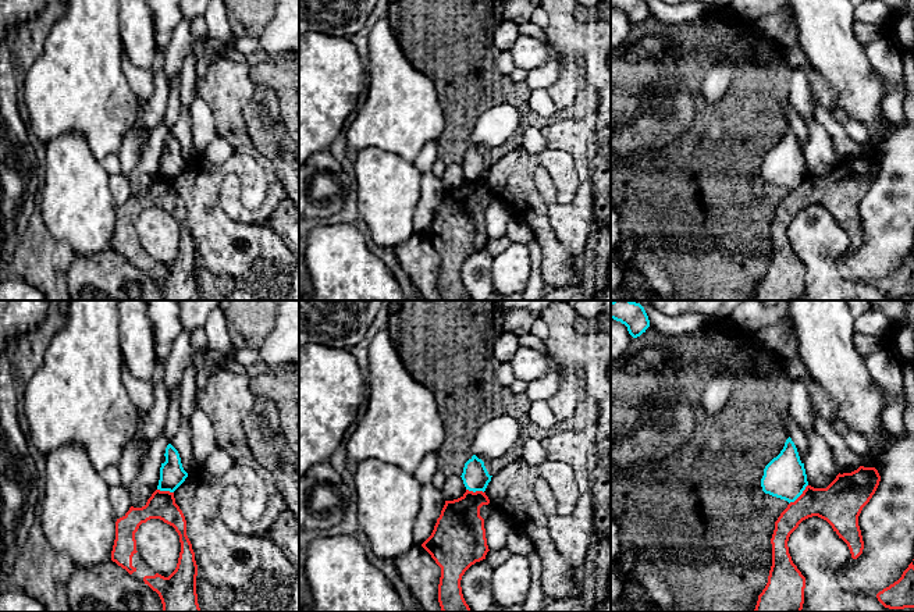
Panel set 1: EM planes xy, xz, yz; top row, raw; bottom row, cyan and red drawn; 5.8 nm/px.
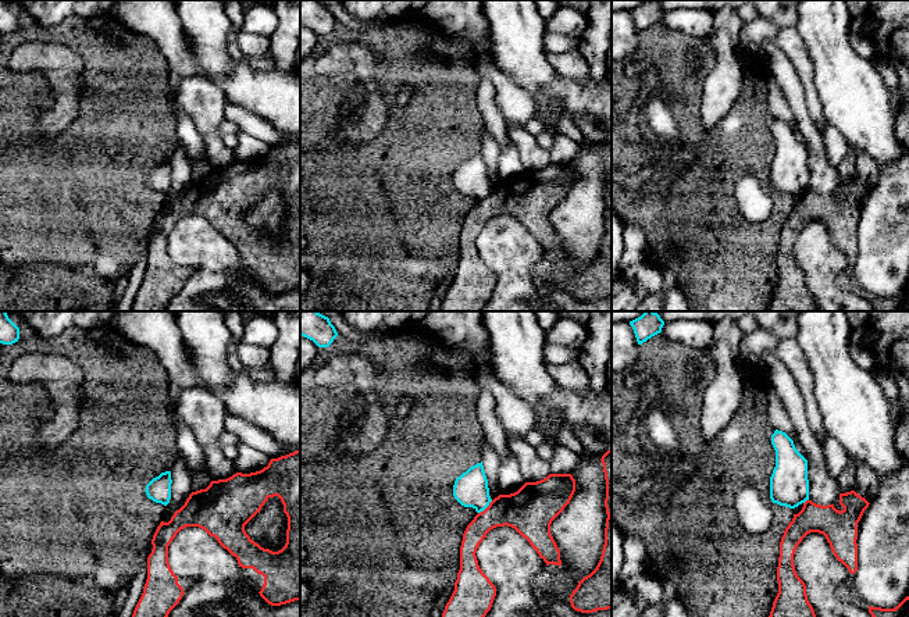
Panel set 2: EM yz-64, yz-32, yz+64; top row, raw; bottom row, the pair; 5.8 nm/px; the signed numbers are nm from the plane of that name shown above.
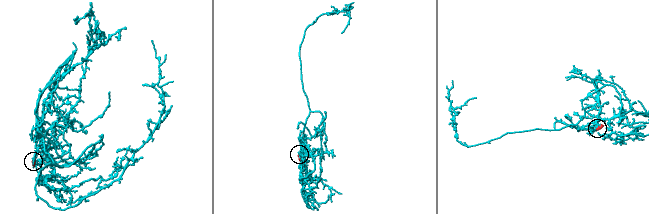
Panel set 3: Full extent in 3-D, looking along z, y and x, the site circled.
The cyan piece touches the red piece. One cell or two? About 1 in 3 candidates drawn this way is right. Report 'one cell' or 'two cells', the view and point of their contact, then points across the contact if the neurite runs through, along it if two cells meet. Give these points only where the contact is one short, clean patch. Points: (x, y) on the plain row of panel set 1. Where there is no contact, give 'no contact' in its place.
two cells; meets cyan in yz at (799, 184); border along yz (807, 173), (789, 192)

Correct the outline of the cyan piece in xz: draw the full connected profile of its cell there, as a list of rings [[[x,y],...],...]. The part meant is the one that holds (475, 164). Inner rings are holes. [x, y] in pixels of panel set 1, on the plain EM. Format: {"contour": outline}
{"contour": [[[473,143],[463,156],[462,168],[469,179],[486,179],[491,166],[484,154],[484,150]]]}

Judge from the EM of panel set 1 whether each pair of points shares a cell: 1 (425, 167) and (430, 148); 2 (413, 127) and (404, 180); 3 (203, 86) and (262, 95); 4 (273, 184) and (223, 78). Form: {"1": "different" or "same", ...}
{"1": "same", "2": "different", "3": "different", "4": "same"}

